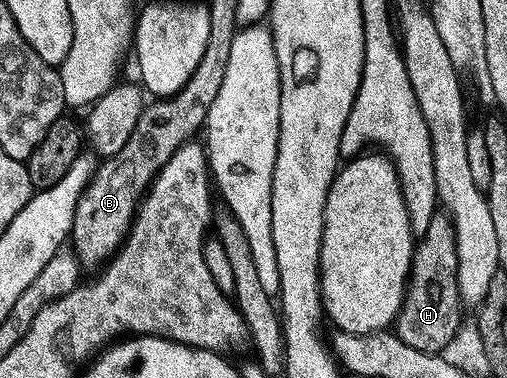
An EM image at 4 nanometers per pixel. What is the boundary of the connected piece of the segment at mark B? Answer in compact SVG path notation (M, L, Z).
M209 43L201 57L201 65L193 69L193 77L175 95L156 98L143 108L141 117L137 117L137 126L133 129L125 149L121 153L106 156L96 166L94 175L81 193L75 206L75 216L69 236L70 246L78 266L99 269L118 251L127 238L127 230L135 220L135 210L147 193L147 188L155 179L156 173L177 153L183 143L192 138L195 130L202 128L207 114L217 98L217 89L221 89L221 80L225 77L225 61L229 59L229 45Z

